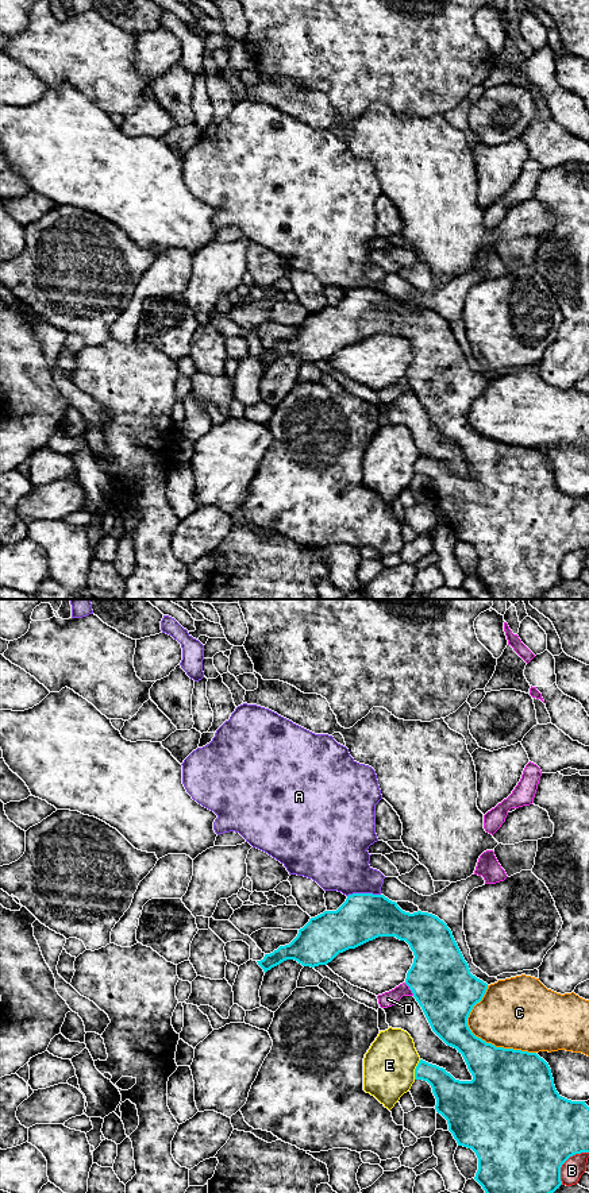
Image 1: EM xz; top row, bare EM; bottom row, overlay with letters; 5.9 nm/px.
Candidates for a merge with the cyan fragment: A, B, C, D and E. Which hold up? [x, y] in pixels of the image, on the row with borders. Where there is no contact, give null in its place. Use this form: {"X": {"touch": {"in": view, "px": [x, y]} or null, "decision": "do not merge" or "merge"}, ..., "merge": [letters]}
{"A": {"touch": {"in": "xz", "px": [364, 894]}, "decision": "do not merge"}, "B": {"touch": {"in": "xz", "px": [565, 1161]}, "decision": "do not merge"}, "C": {"touch": {"in": "xz", "px": [480, 1038]}, "decision": "do not merge"}, "D": {"touch": {"in": "xz", "px": [410, 988]}, "decision": "do not merge"}, "E": {"touch": {"in": "xz", "px": [415, 1069]}, "decision": "do not merge"}, "merge": []}

